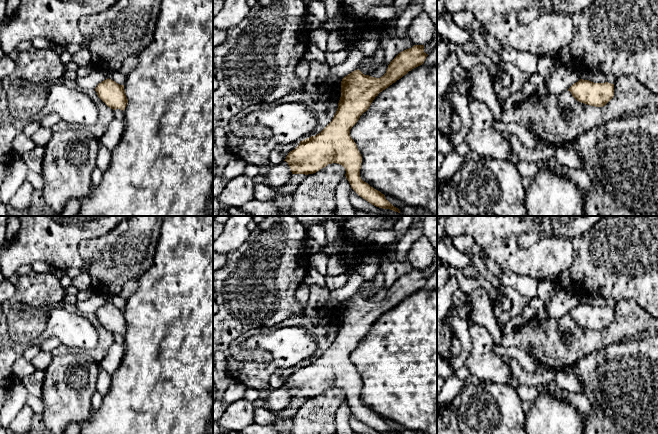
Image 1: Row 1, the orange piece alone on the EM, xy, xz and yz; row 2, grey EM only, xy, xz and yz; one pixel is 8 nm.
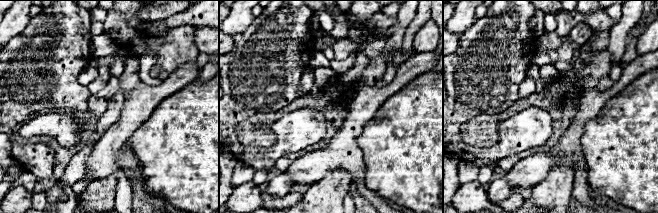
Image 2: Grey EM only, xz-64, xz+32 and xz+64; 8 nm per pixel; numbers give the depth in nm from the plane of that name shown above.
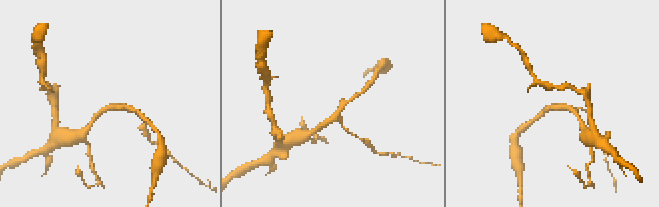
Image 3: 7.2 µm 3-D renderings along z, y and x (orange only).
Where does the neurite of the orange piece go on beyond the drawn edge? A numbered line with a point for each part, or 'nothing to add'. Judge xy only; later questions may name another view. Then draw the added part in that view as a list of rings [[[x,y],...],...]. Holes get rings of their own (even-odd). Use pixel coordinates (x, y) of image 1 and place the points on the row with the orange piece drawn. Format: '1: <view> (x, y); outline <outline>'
nothing to add

